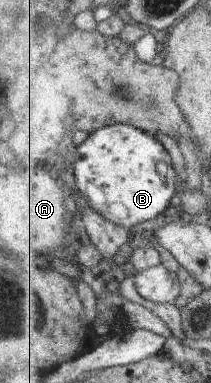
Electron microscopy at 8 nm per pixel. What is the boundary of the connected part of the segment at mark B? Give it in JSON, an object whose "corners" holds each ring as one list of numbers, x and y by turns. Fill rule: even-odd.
{"corners":[[125,123,107,125,88,135,78,146,74,172,91,208,126,231,159,219,177,192,177,172,163,144,151,133]]}

